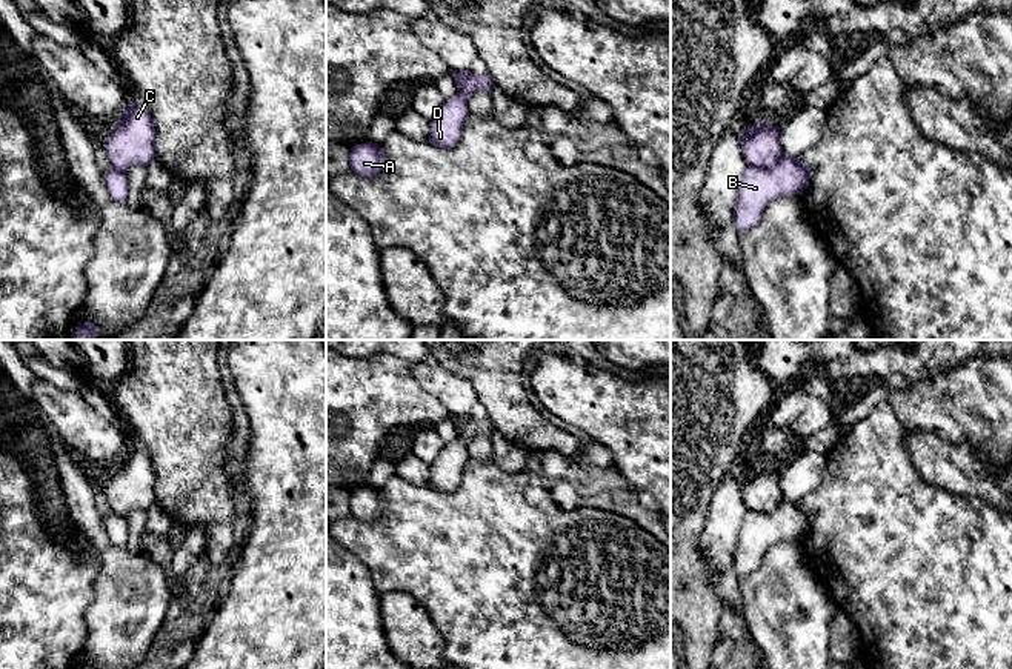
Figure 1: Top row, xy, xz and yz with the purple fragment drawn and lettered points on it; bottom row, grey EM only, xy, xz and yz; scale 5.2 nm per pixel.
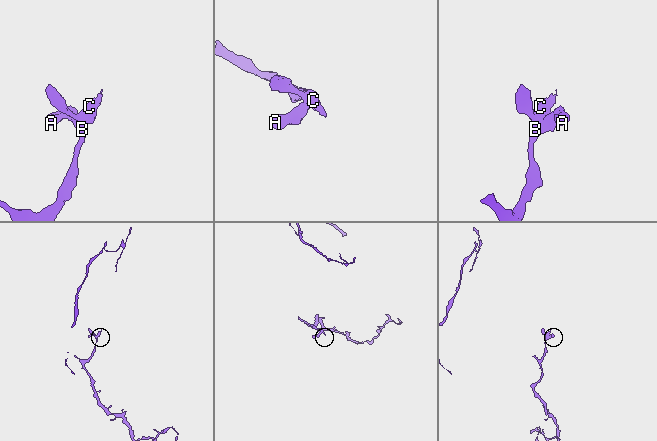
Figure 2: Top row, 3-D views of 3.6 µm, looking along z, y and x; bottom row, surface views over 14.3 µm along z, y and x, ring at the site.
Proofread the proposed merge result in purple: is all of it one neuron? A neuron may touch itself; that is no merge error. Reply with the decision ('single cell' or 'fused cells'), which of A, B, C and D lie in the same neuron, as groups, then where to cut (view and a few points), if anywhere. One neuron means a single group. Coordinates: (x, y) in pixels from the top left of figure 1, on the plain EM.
fused cells; A B D / C; cut in yz along (783, 497), (769, 512), (748, 511)

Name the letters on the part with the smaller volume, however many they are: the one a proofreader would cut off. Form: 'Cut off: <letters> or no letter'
Cut off: C

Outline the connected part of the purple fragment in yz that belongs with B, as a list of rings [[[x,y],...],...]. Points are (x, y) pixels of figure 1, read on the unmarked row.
[[[783,498],[771,514],[747,511],[734,551],[738,577],[746,577],[760,564],[764,552],[777,541],[801,538],[809,531],[811,512],[800,501]]]

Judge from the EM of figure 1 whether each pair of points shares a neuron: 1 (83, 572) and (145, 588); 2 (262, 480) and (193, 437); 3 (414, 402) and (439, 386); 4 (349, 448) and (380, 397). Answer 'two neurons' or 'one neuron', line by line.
1: two neurons
2: two neurons
3: two neurons
4: one neuron

